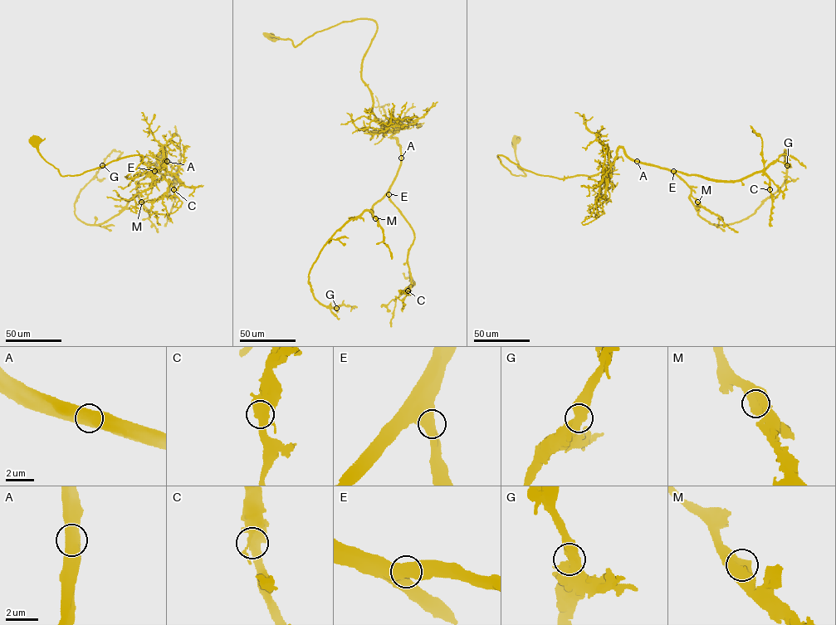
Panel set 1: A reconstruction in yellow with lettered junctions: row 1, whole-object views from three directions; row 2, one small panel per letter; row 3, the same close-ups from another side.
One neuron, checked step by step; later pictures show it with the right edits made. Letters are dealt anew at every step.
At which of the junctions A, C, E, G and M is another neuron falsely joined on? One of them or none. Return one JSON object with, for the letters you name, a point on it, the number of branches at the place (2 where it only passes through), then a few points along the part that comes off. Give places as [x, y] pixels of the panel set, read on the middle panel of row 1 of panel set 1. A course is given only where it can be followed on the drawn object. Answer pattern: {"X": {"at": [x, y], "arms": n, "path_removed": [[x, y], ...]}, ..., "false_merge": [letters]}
{"false_merge": []}

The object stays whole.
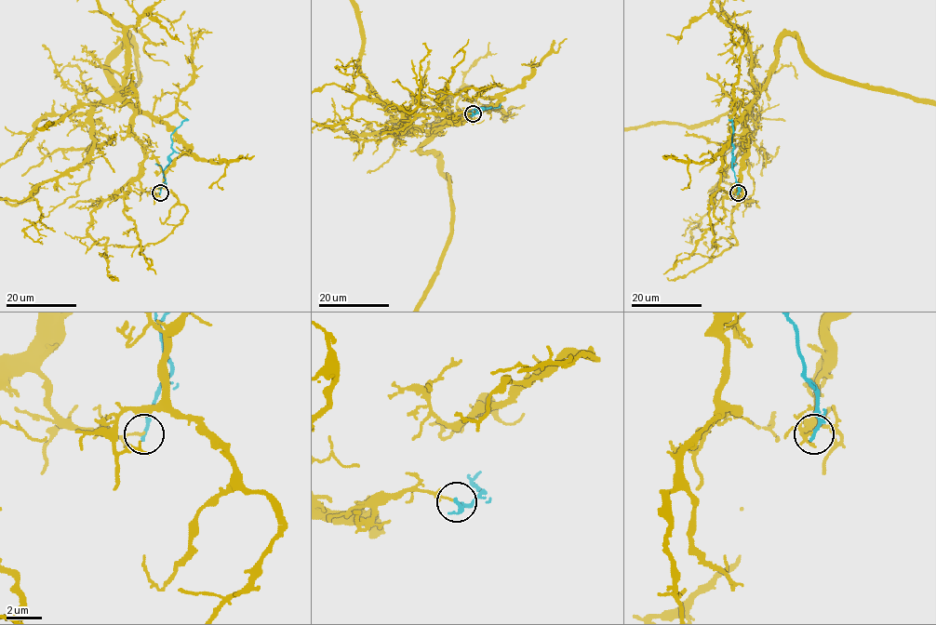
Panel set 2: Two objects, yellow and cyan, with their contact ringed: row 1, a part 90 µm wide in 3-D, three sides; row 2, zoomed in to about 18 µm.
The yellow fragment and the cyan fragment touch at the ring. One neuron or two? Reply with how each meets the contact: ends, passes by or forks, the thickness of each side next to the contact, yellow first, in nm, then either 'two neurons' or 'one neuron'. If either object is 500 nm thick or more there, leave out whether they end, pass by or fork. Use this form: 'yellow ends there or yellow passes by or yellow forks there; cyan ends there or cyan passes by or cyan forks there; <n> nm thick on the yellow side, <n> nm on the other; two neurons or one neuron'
yellow ends there; cyan ends there; 110 nm thick on the yellow side, 220 nm on the other; two neurons

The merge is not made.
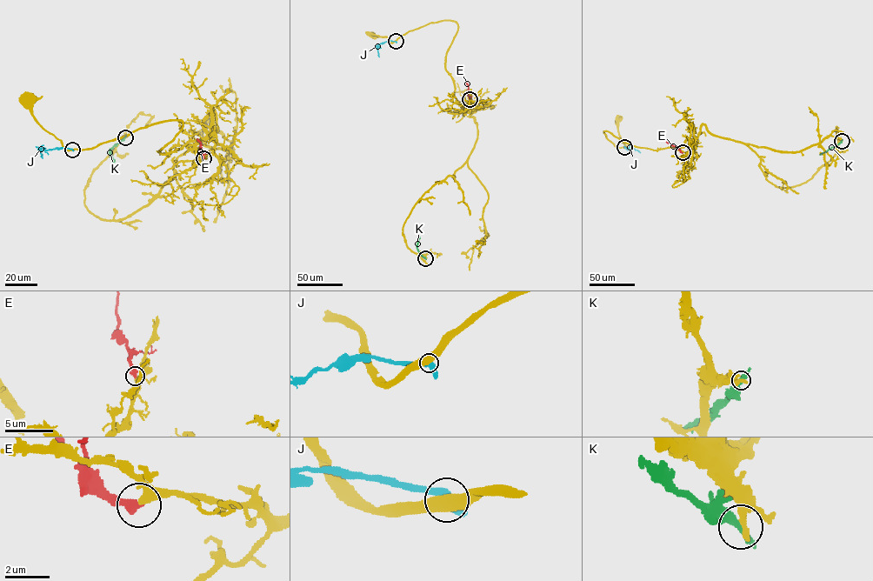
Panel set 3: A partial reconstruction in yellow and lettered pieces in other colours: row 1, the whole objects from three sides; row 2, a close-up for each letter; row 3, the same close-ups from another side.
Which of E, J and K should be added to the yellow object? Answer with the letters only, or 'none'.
none

